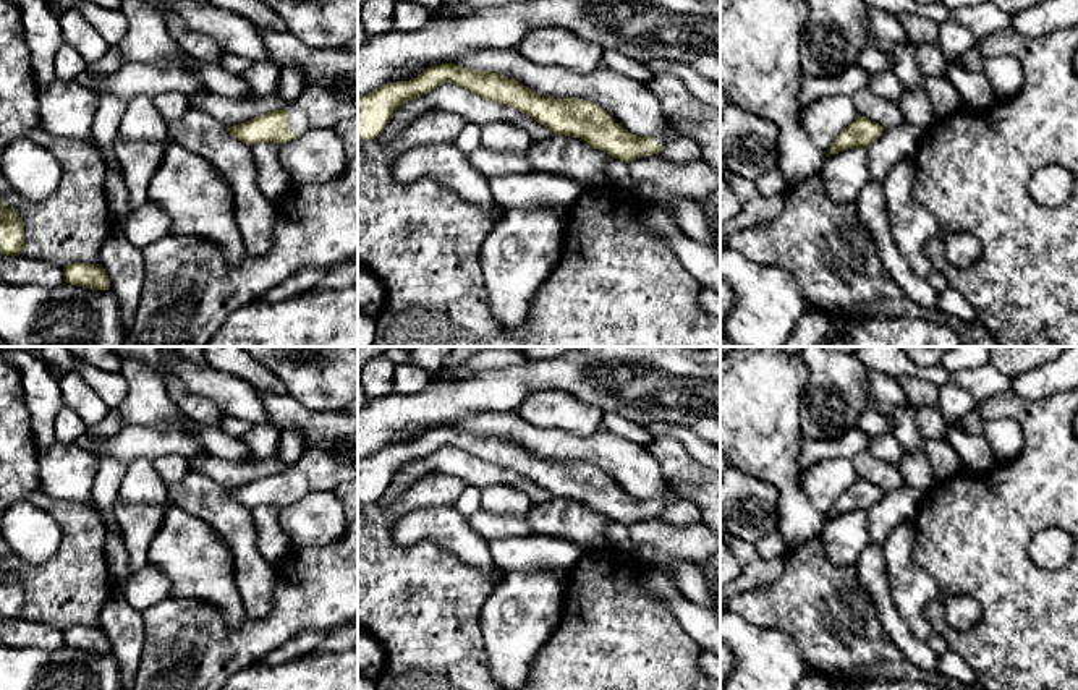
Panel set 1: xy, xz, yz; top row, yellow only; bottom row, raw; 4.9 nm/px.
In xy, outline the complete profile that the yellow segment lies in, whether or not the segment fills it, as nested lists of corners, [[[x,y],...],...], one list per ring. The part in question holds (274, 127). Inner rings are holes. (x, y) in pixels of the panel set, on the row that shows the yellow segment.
[[[265,26],[259,32],[267,62],[278,68],[296,66],[306,76],[306,84],[286,109],[230,126],[230,136],[248,146],[285,144],[309,130],[333,130],[343,120],[358,118],[358,53],[346,47],[309,47],[282,26]]]

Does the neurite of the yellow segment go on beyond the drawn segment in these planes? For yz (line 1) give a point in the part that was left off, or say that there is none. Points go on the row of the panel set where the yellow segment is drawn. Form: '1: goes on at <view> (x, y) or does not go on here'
1: does not go on here

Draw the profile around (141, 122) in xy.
[[[139,96],[126,104],[118,133],[129,141],[168,141],[167,123],[149,96]]]

